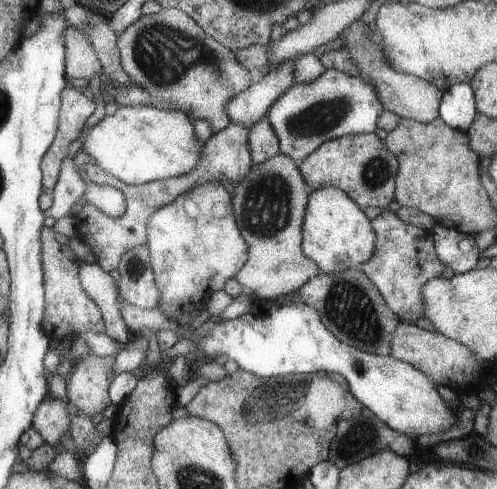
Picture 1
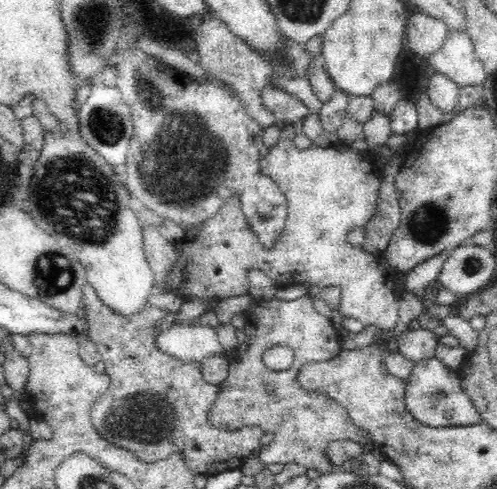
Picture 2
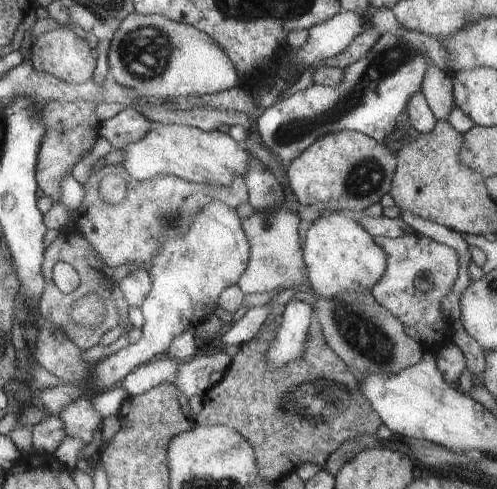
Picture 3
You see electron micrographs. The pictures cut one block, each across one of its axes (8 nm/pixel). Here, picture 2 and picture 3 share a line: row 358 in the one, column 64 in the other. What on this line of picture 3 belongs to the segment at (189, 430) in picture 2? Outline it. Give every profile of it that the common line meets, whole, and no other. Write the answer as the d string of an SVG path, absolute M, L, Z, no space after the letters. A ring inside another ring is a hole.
M51 100L43 106L41 120L47 128L47 134L39 146L39 158L37 158L37 184L39 194L49 196L53 204L61 200L61 182L71 172L71 168L91 152L95 140L99 138L99 126L101 120L95 116L93 102L57 102Z

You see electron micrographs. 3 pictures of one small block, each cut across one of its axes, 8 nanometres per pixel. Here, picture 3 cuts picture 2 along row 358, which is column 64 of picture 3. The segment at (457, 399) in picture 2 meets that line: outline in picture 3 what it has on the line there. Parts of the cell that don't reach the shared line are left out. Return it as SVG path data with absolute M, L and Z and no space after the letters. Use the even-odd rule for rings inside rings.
M49 416L33 426L33 452L53 454L65 436L67 432L63 420L59 416Z

